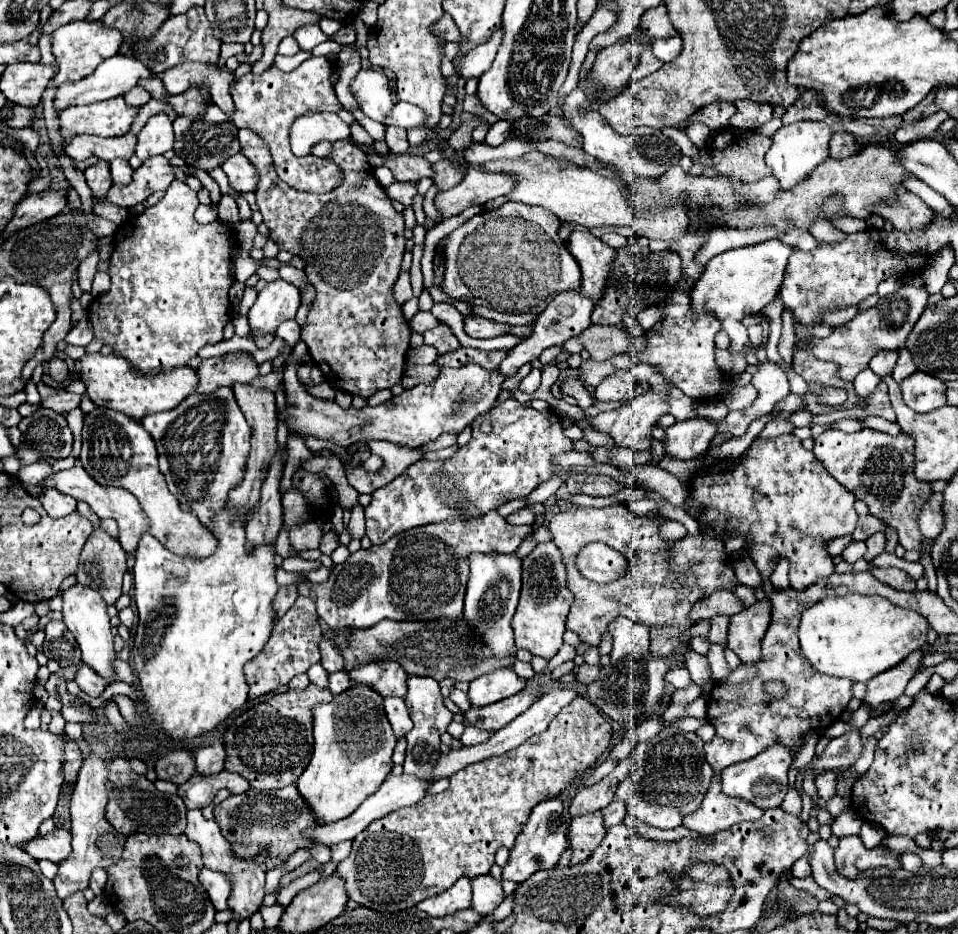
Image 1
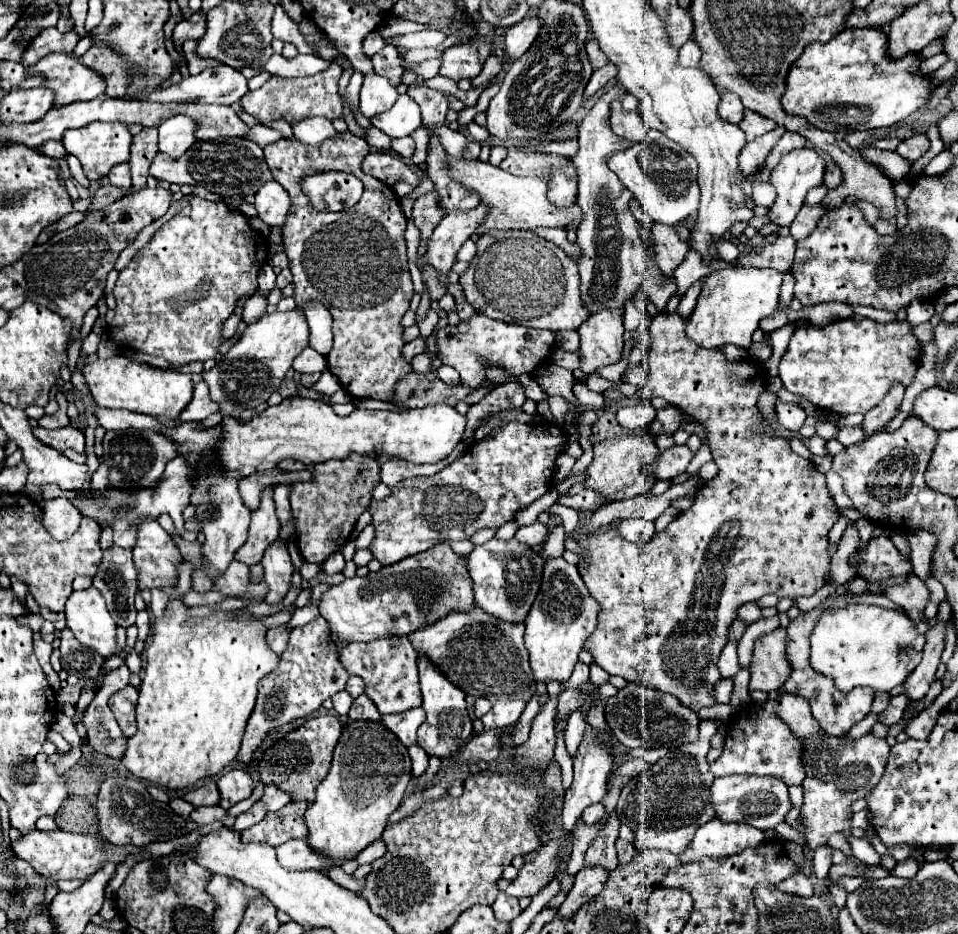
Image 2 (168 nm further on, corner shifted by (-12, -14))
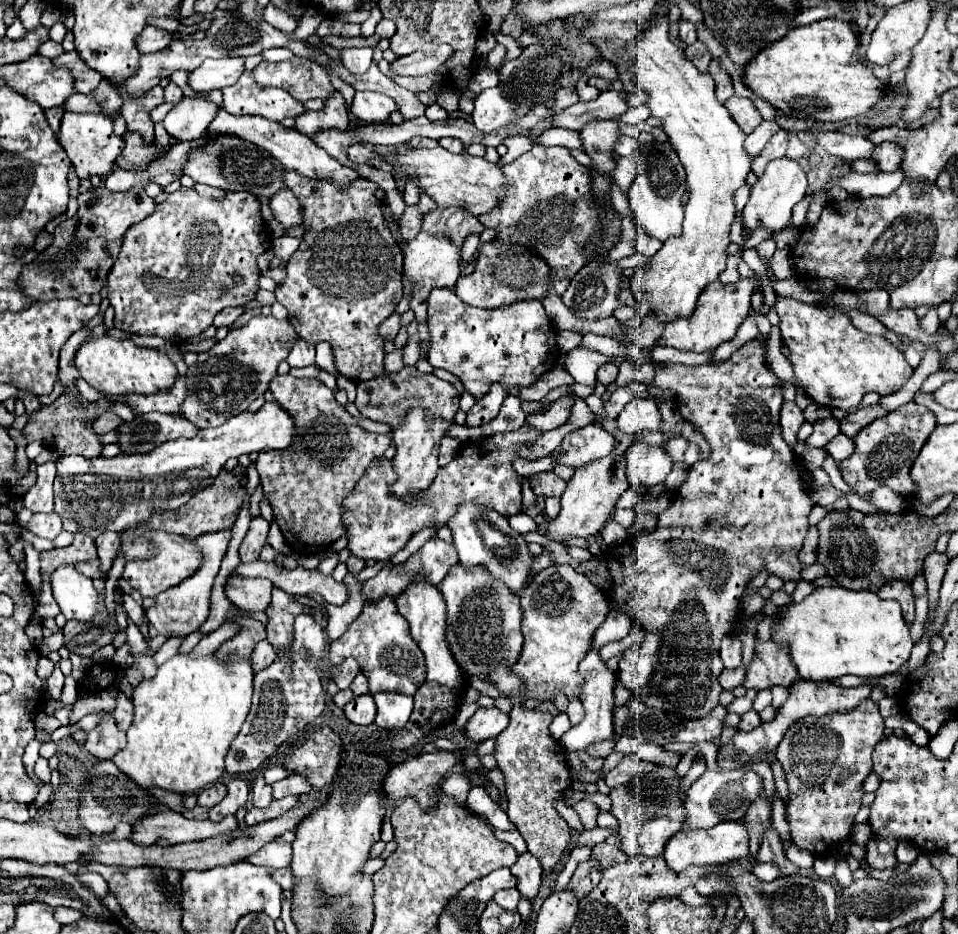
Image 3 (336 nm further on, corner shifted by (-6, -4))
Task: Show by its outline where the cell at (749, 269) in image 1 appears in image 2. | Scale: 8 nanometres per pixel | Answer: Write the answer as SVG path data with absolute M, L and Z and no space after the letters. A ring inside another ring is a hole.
M727 267L705 277L703 291L697 299L697 307L687 323L687 335L701 347L737 345L751 347L751 335L759 327L759 321L773 315L779 305L779 291L785 273L773 269L751 269L751 267Z

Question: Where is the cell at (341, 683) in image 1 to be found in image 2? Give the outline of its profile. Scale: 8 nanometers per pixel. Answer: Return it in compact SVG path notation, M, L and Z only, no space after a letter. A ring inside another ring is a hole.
M367 695L355 697L351 709L349 709L349 719L369 719L369 721L381 721L381 713L373 705L373 701Z

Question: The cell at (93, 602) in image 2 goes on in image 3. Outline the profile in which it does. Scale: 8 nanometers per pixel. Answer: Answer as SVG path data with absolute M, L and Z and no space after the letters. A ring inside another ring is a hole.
M61 565L53 573L53 597L67 619L91 621L97 609L97 591L93 581L79 573L75 565Z

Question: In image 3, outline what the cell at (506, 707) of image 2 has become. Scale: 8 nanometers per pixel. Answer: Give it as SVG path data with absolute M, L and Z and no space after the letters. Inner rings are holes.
M477 709L473 717L465 725L465 737L473 743L483 743L487 739L497 737L509 725L509 715L495 709Z

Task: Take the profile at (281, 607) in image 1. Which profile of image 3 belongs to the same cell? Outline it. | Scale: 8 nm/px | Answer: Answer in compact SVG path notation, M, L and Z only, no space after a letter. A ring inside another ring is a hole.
M259 641L259 645L255 647L255 651L251 653L251 669L253 669L253 675L259 673L259 669L267 669L273 661L275 661L275 649L271 647L269 641Z

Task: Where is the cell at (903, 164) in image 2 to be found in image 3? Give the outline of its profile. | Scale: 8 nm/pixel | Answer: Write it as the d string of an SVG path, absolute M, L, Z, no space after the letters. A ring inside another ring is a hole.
M817 133L817 143L823 147L827 153L835 157L843 157L847 161L855 159L869 159L873 153L873 143L861 135L845 135L845 133Z

